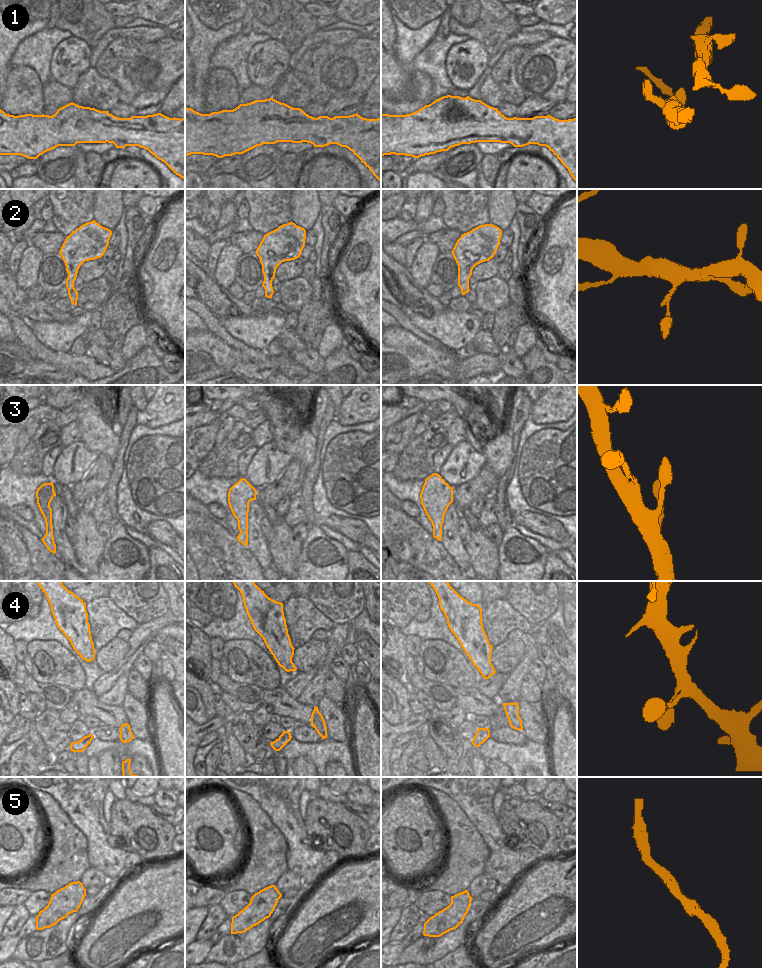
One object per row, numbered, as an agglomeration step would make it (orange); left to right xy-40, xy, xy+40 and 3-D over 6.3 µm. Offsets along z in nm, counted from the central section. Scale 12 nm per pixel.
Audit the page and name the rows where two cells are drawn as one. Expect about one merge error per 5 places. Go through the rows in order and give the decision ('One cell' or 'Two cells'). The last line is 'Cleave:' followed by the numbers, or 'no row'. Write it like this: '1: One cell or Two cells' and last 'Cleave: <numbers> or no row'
1: One cell
2: One cell
3: One cell
4: One cell
5: One cell
Cleave: no row.

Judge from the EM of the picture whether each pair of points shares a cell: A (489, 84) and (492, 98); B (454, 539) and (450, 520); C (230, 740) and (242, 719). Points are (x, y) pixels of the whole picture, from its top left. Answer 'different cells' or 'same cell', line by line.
A: same cell
B: same cell
C: different cells

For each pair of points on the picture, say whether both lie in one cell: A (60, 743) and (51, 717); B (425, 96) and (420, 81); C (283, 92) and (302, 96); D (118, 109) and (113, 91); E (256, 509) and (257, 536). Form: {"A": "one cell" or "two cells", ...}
{"A": "one cell", "B": "one cell", "C": "one cell", "D": "two cells", "E": "one cell"}

